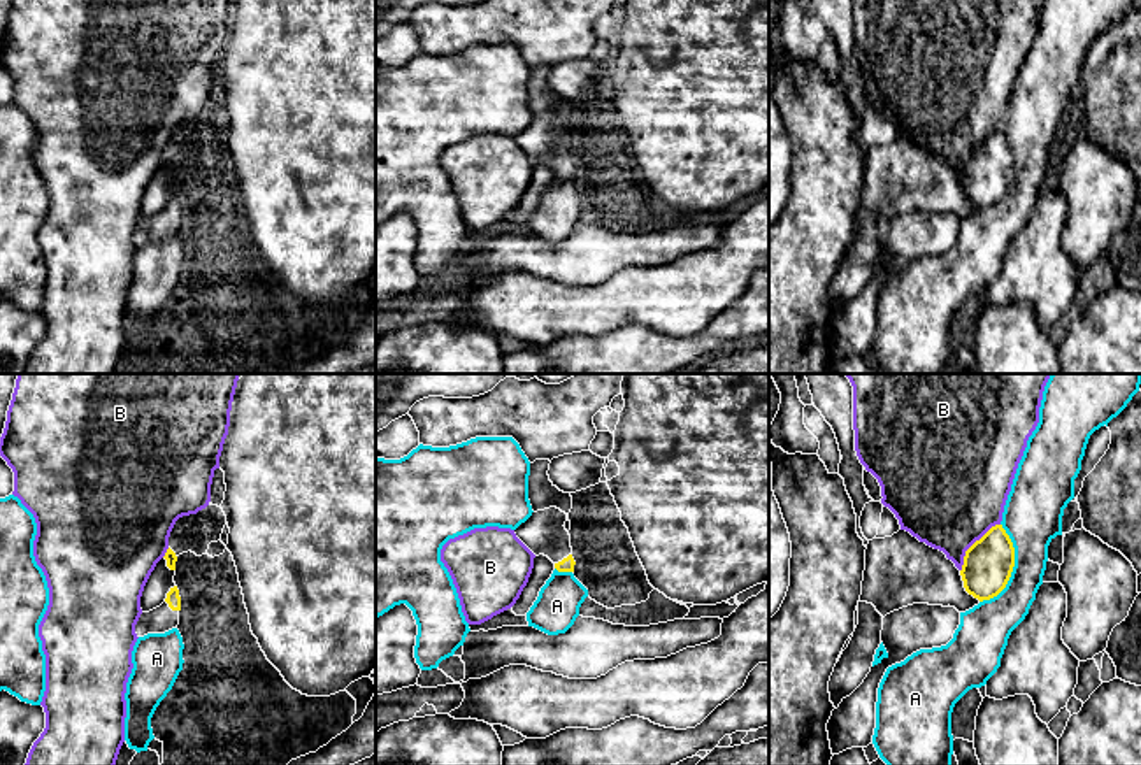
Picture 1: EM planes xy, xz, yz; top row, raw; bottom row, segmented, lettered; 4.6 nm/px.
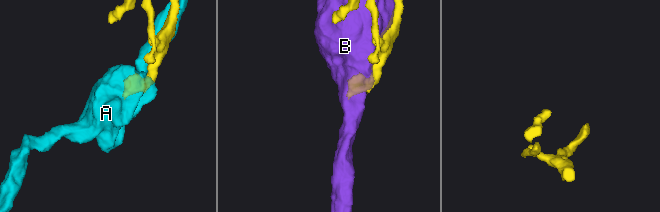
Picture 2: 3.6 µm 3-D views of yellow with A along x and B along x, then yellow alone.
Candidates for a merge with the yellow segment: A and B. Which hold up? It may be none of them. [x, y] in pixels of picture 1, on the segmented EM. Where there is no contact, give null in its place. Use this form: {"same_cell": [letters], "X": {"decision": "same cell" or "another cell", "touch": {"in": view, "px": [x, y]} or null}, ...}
{"same_cell": [], "A": {"decision": "another cell", "touch": {"in": "yz", "px": [1013, 565]}}, "B": {"decision": "another cell", "touch": {"in": "yz", "px": [973, 544]}}}

